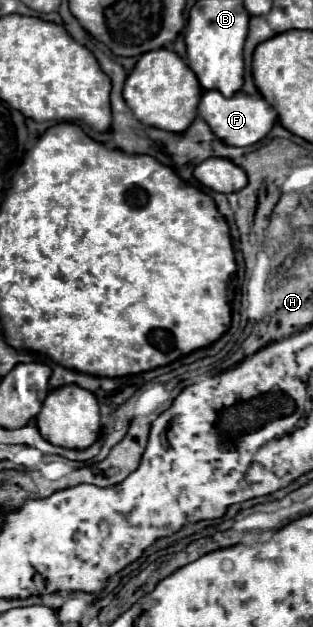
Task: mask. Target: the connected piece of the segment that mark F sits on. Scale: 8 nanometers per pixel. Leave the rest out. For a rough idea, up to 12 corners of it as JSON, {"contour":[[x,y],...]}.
{"contour":[[204,92],[200,116],[230,146],[252,146],[276,124],[262,96]]}

